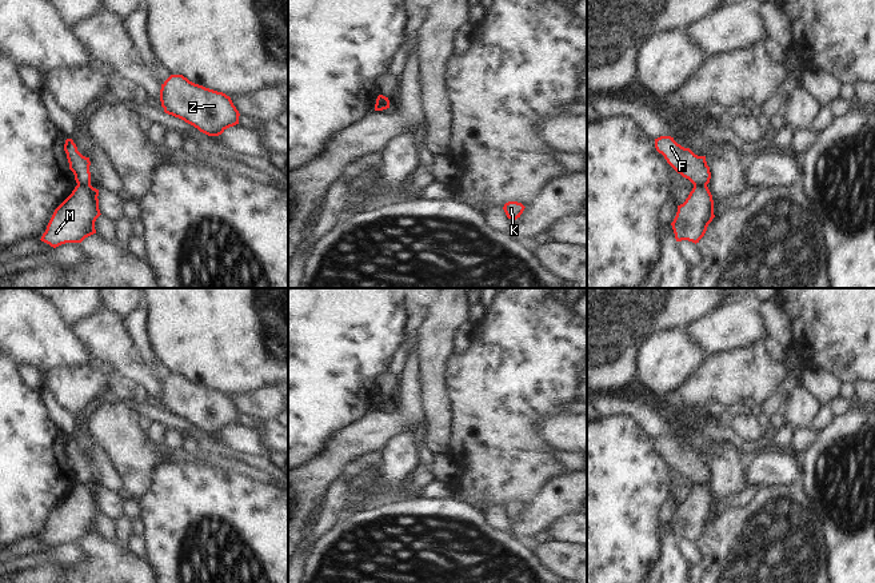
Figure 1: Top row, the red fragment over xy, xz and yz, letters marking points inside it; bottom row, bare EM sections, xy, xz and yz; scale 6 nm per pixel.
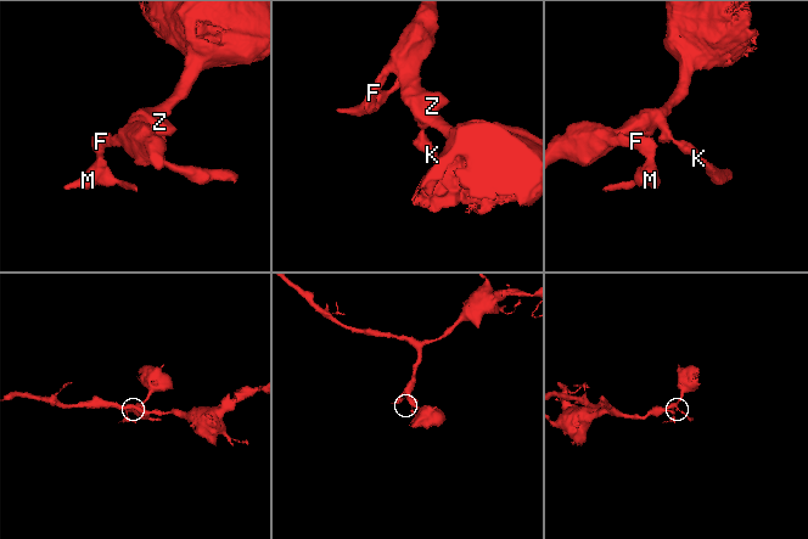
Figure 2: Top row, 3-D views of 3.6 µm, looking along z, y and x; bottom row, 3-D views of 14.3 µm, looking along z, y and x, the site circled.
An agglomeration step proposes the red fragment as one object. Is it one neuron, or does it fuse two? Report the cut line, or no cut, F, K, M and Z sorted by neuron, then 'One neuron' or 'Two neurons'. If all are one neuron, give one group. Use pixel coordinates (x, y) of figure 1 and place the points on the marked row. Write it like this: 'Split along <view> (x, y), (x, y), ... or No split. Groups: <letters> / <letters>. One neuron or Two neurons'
Split along xy (78, 183), (90, 184). Groups: F K Z / M. Two neurons

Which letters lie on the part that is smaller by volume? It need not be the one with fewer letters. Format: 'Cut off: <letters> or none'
Cut off: M

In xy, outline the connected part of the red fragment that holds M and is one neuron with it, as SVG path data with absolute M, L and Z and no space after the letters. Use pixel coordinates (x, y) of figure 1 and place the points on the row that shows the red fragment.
M77 184L72 193L55 209L41 241L56 248L65 243L81 243L96 233L99 189L91 184Z

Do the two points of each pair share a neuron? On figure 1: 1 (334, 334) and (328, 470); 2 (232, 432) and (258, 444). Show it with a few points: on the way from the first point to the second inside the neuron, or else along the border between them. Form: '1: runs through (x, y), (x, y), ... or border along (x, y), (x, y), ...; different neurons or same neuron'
1: border along (355, 422), (340, 430), (328, 446), (308, 463); different neurons
2: runs through (239, 436), (251, 443); same neuron

